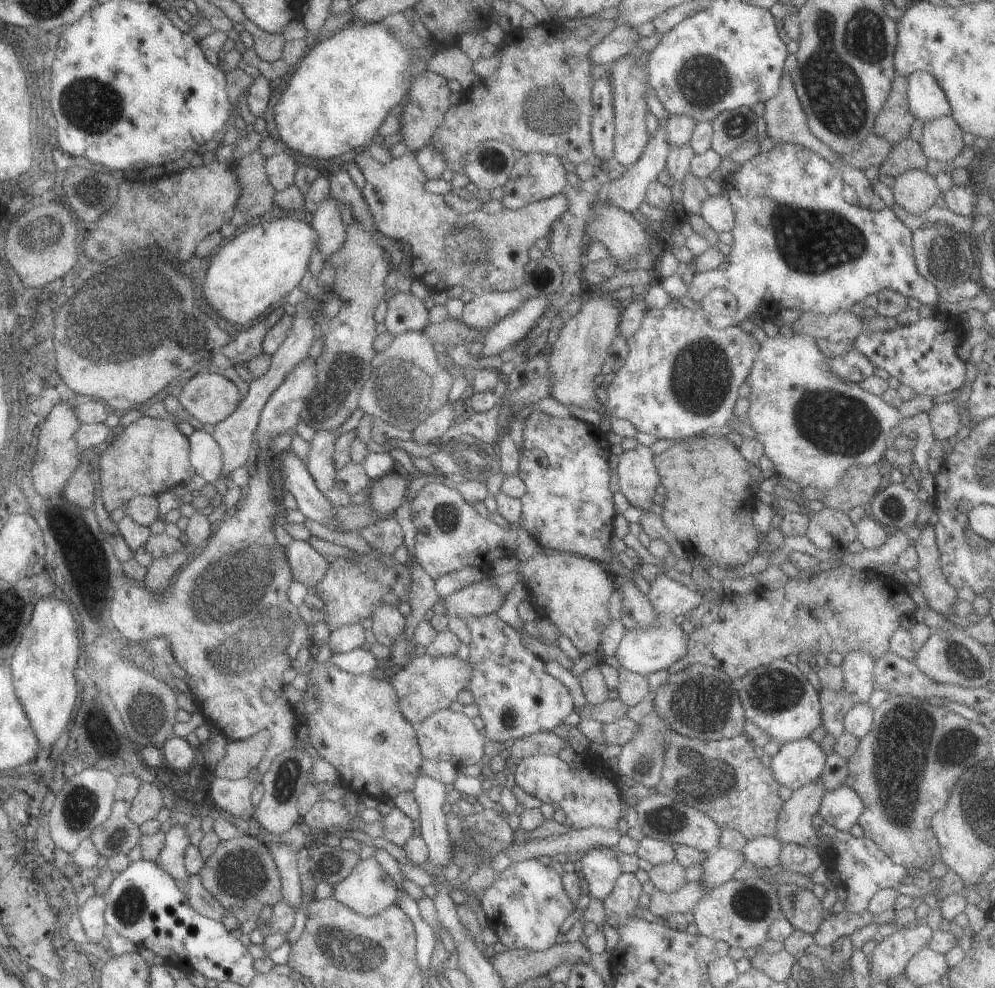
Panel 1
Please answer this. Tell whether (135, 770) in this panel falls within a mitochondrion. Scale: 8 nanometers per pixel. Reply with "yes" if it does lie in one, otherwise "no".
no

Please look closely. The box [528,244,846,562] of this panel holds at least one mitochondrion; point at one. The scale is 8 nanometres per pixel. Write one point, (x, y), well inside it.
(703, 375)

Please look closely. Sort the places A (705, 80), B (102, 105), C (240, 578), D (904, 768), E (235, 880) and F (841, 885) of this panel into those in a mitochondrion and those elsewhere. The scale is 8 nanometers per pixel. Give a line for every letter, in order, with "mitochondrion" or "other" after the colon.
A: mitochondrion
B: mitochondrion
C: mitochondrion
D: mitochondrion
E: mitochondrion
F: other

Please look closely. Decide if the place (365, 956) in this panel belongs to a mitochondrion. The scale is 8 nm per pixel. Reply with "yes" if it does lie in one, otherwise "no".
yes

